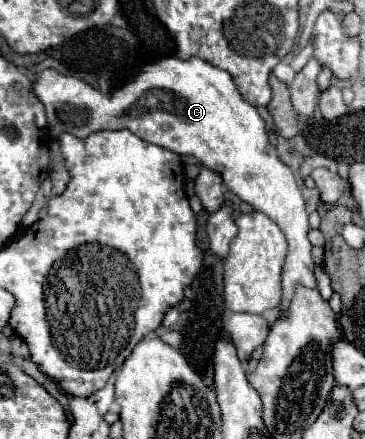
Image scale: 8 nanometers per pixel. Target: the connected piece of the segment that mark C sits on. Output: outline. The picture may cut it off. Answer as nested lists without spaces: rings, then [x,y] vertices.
[[[175,56],[145,64],[123,88],[103,96],[99,90],[81,82],[75,76],[63,76],[55,70],[45,70],[33,84],[37,98],[45,104],[51,136],[61,132],[87,136],[95,130],[127,128],[145,142],[163,146],[181,156],[195,156],[205,168],[223,178],[227,190],[251,204],[257,212],[269,216],[287,240],[287,258],[283,266],[283,300],[279,316],[287,312],[295,286],[317,288],[311,260],[311,242],[307,240],[309,222],[305,210],[303,174],[293,174],[277,156],[277,150],[267,140],[265,120],[257,108],[245,102],[233,84],[229,72],[211,66],[201,58],[179,60]]]

